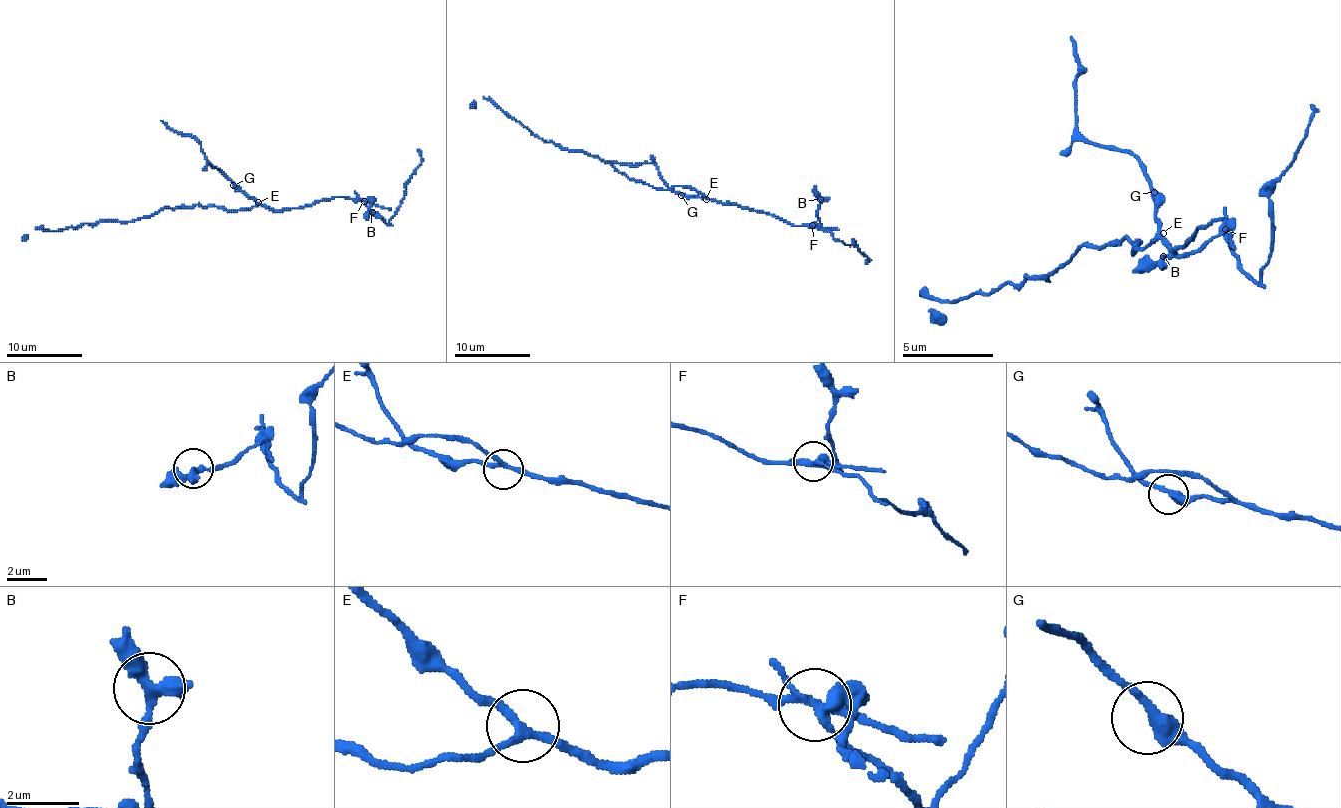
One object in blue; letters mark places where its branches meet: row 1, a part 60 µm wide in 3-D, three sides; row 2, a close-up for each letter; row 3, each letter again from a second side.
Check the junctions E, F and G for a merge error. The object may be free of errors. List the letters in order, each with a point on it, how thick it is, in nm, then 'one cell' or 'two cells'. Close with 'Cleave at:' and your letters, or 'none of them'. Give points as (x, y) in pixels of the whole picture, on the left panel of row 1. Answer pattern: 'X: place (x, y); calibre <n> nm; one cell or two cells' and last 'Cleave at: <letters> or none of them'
E: place (258, 202); calibre 200 nm; one cell
F: place (364, 201); calibre 280 nm; two cells
G: place (233, 185); calibre 360 nm; one cell
Cleave at: F

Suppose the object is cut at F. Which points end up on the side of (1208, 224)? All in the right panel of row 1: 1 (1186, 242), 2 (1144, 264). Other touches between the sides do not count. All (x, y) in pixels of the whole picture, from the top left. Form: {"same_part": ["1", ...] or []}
{"same_part": ["1"]}

